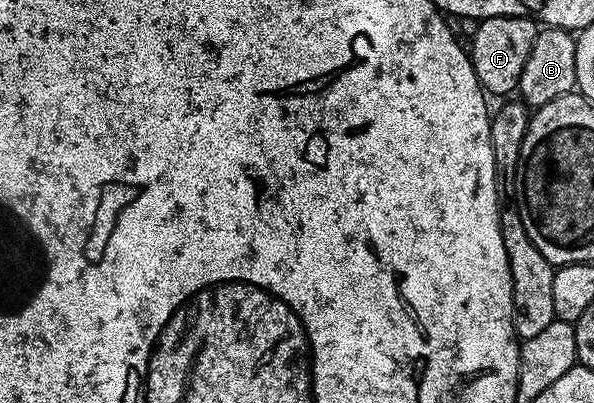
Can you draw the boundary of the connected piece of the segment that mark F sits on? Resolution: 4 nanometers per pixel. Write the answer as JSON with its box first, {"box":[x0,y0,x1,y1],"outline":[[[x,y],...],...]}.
{"box":[470,16,537,98],"outline":[[[491,16],[477,23],[476,31],[470,37],[470,55],[474,74],[485,93],[492,95],[493,92],[504,98],[519,89],[522,70],[526,58],[530,58],[537,31],[537,21],[528,16]]]}

